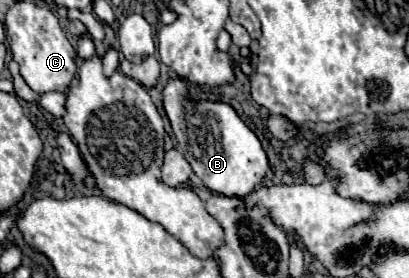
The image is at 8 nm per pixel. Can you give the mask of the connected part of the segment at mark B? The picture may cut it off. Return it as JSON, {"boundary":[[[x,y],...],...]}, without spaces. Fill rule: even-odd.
{"boundary":[[[180,77],[168,79],[162,97],[164,111],[170,119],[180,153],[210,191],[228,197],[246,197],[256,185],[262,183],[268,171],[268,157],[260,139],[240,119],[232,105],[222,101],[194,101],[190,97],[188,81]]]}

